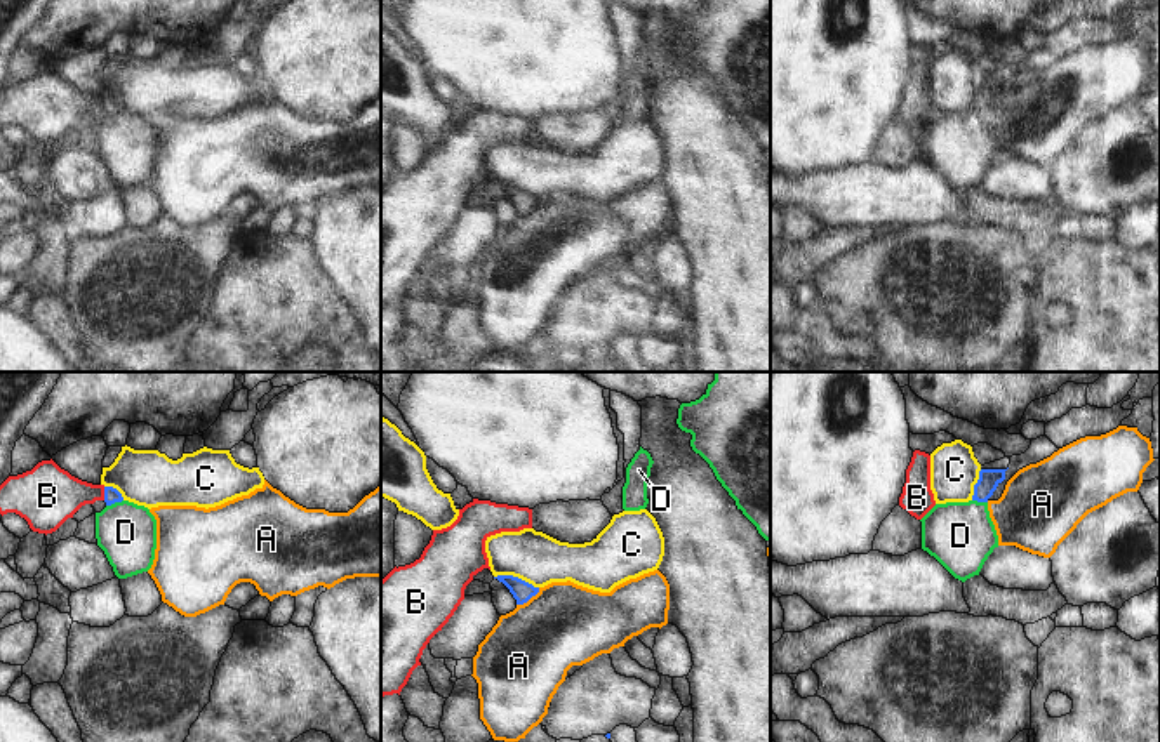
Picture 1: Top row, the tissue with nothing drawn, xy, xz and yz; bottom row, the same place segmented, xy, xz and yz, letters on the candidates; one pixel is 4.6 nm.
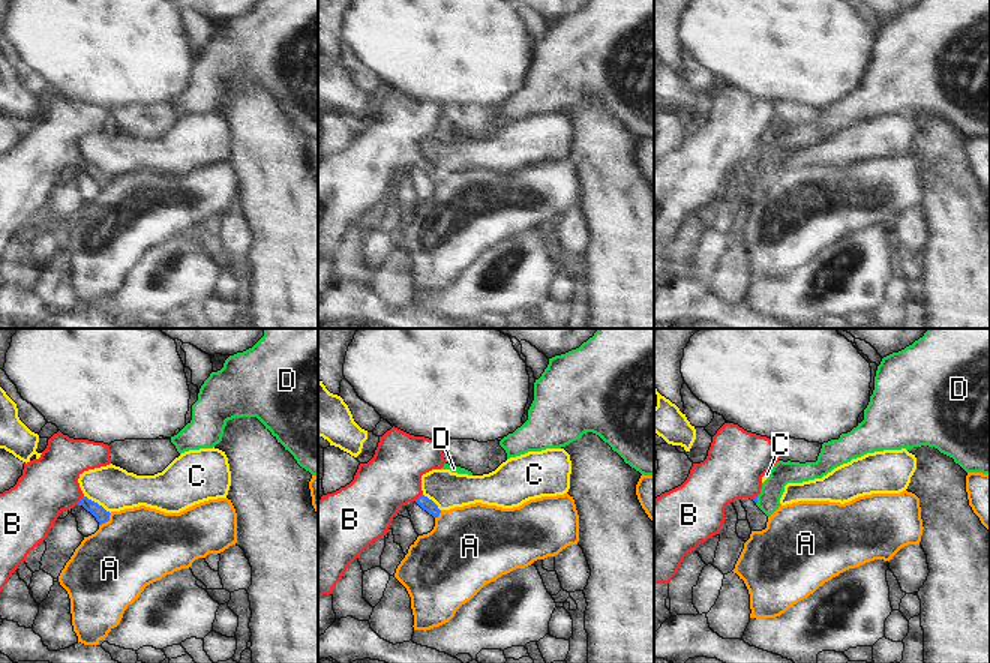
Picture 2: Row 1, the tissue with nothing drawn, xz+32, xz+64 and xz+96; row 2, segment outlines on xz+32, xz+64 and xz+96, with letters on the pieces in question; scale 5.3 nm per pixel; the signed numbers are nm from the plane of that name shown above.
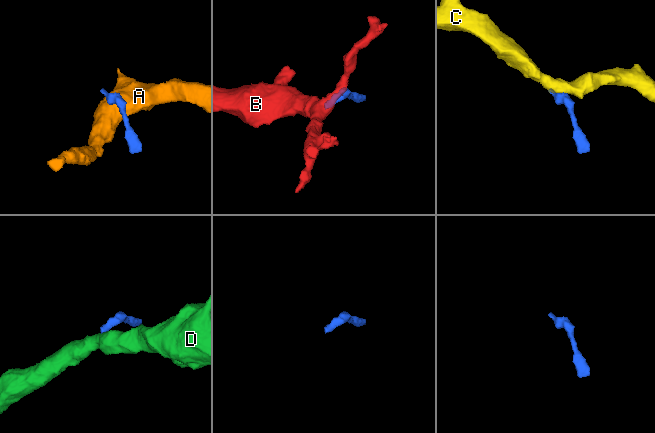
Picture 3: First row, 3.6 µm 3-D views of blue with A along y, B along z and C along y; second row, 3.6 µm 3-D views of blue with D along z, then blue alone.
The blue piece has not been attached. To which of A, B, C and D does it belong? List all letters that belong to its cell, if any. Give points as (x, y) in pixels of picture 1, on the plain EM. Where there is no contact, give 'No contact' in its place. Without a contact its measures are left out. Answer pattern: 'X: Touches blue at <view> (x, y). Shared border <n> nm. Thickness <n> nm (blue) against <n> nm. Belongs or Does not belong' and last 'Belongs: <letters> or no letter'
A: Touches blue at xz (529, 209). Shared border 140 nm. Thickness 100 nm (blue) against 400 nm. Does not belong
B: Touches blue at xy (105, 105). Shared border 60 nm. Thickness 70 nm (blue) against 260 nm. Belongs
C: Touches blue at xz (517, 188). Shared border 220 nm. Thickness 100 nm (blue) against 240 nm. Does not belong
D: Touches blue at xy (113, 113). Shared border 90 nm. Thickness 70 nm (blue) against 280 nm. Does not belong
Belongs: B

